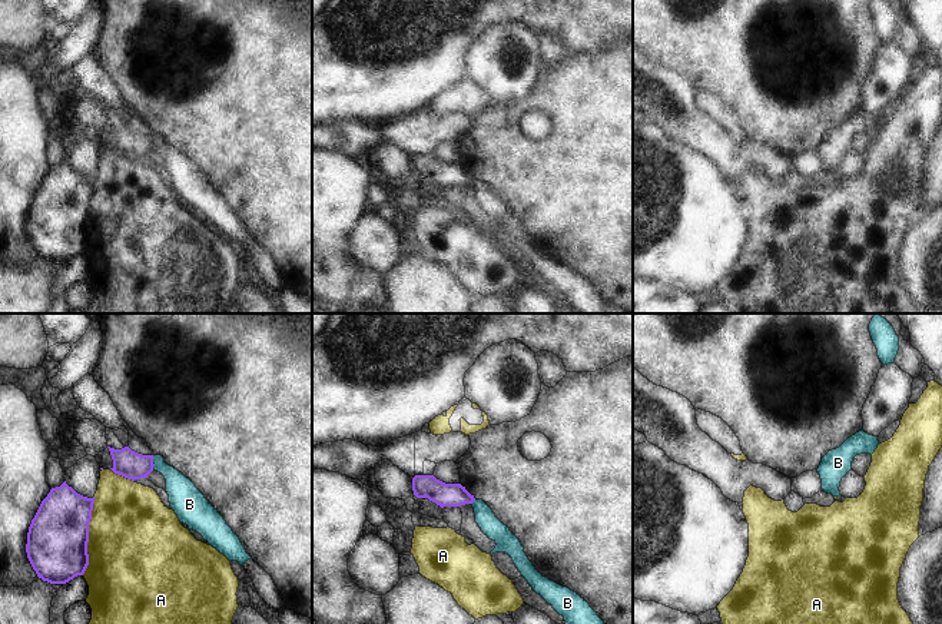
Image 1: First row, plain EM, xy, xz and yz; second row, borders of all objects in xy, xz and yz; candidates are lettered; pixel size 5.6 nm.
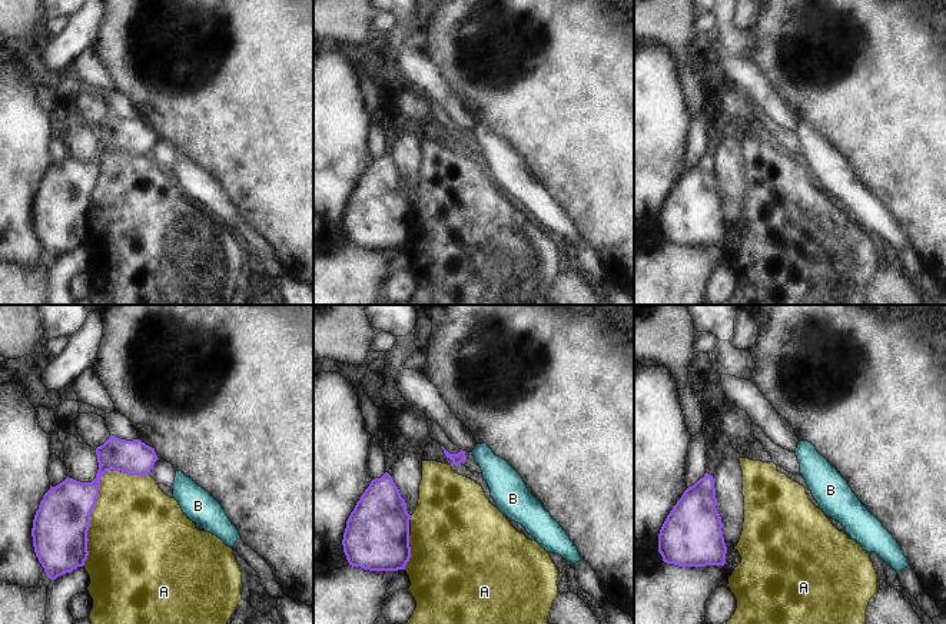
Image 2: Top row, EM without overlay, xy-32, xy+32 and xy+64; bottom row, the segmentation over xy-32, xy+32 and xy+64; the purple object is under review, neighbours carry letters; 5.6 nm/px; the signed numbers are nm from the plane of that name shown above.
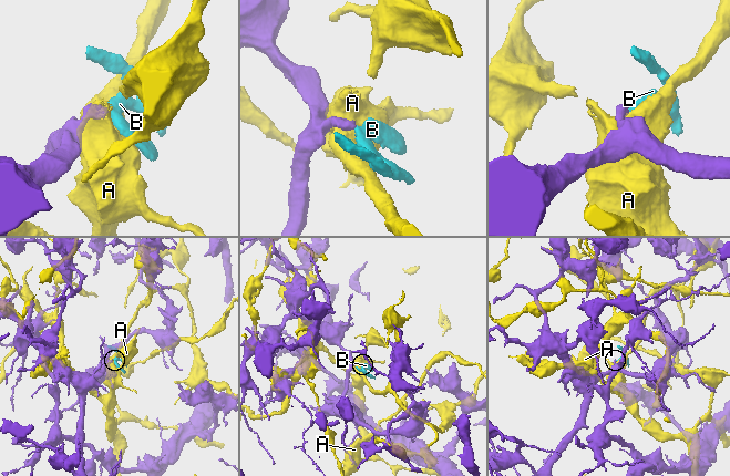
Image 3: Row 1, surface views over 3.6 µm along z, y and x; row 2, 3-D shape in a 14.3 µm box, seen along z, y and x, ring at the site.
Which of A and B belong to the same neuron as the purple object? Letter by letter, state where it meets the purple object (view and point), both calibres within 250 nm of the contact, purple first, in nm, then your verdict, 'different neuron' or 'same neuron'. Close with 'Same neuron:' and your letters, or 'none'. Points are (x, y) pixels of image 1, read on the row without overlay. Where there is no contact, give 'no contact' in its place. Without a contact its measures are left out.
A: contact xy (88, 215); calibres 340 and 500 nm; different neuron
B: contact xy (152, 142); calibres 160 and 160 nm; different neuron
Same neuron: none

